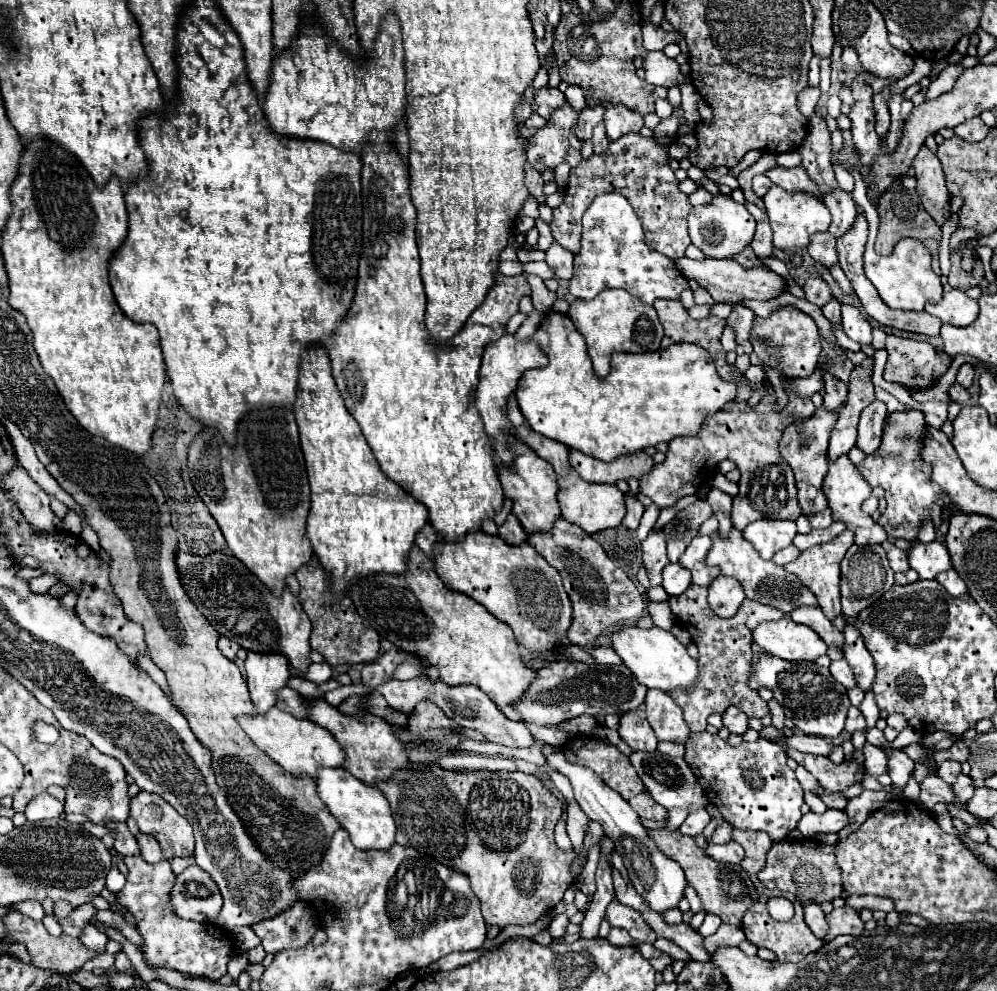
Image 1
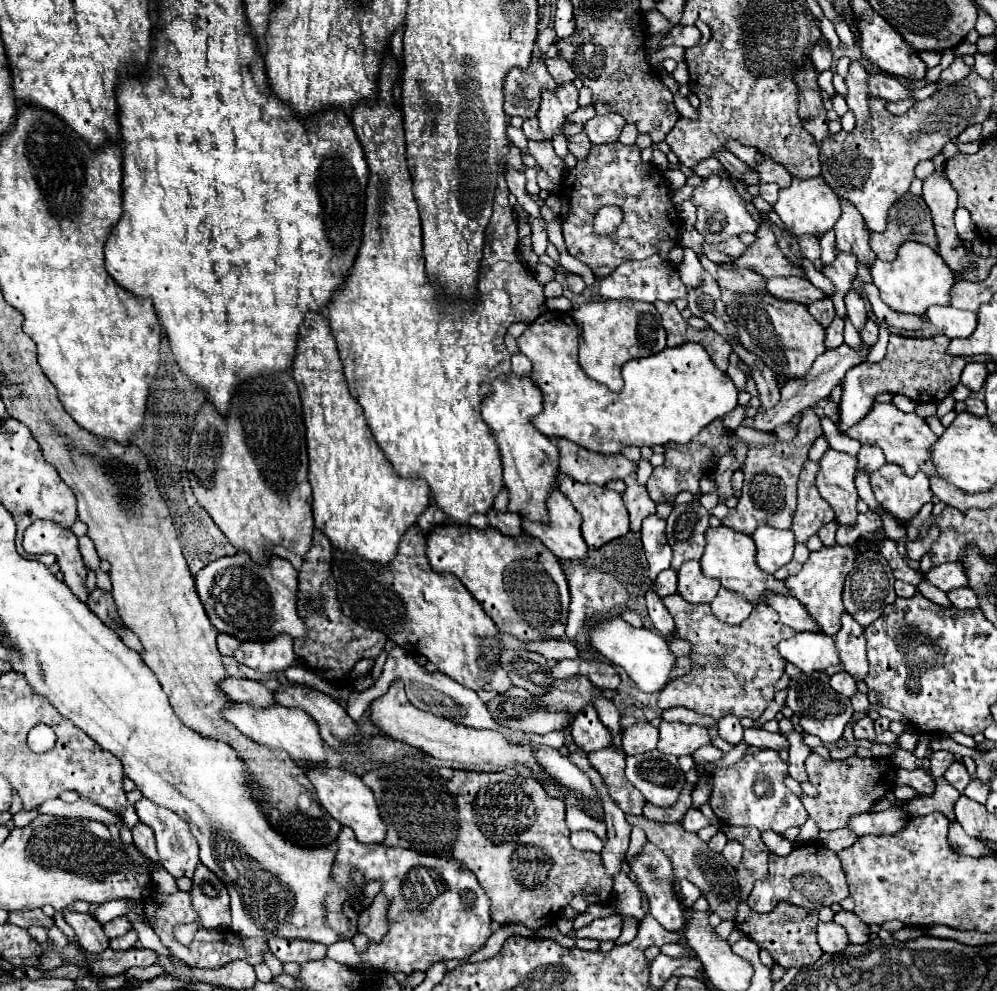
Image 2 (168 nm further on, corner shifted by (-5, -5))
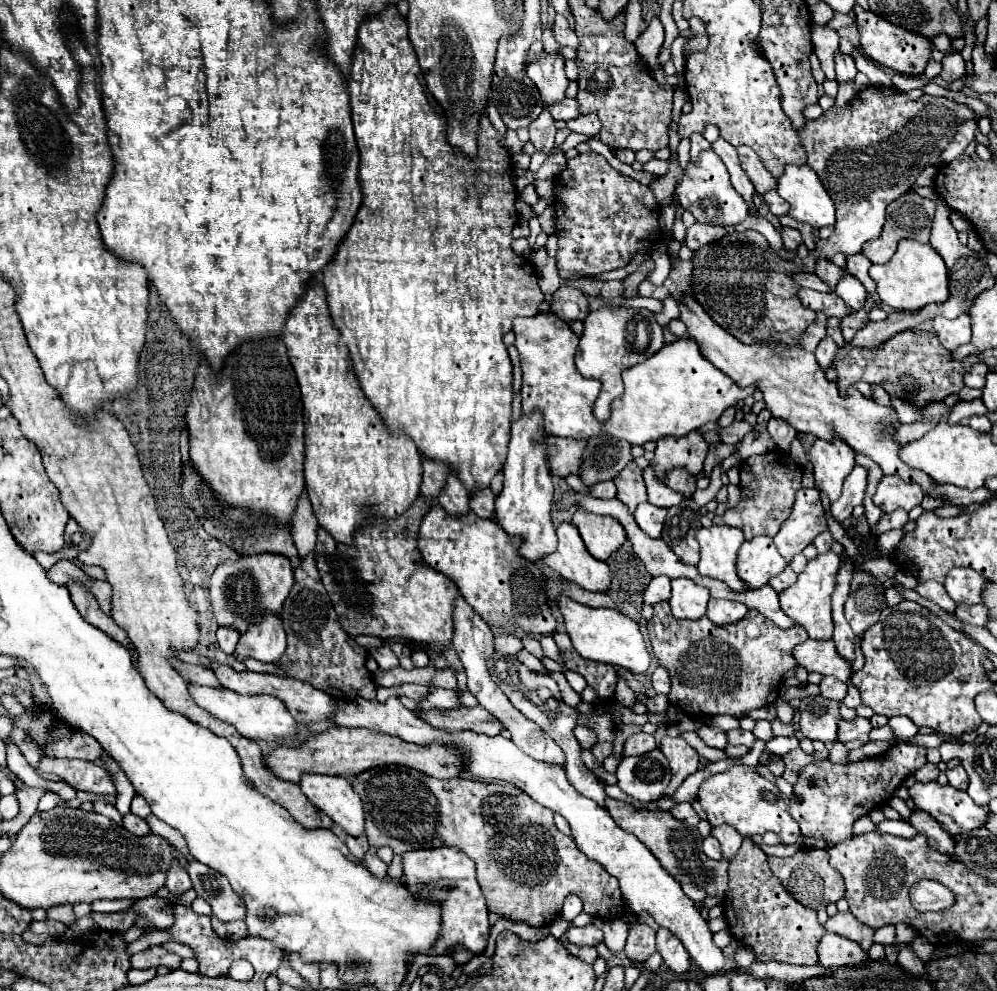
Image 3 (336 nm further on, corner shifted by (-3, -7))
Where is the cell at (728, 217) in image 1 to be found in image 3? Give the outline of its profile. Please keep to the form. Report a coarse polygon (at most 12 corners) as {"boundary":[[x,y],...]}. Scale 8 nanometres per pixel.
{"boundary":[[713,150],[687,164],[675,194],[705,226],[749,214]]}

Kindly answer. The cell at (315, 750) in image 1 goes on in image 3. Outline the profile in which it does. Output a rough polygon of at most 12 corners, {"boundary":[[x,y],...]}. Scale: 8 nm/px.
{"boundary":[[189,684],[193,700],[249,740],[283,742],[297,722],[273,696]]}

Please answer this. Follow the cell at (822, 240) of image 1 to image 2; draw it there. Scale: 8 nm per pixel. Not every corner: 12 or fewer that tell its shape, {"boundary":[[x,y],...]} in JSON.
{"boundary":[[799,236],[801,254],[819,260],[821,246],[817,236]]}

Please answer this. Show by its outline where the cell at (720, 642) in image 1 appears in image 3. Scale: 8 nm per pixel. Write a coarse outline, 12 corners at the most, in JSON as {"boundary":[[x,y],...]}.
{"boundary":[[749,610],[647,624],[669,702],[693,716],[771,706],[809,638]]}

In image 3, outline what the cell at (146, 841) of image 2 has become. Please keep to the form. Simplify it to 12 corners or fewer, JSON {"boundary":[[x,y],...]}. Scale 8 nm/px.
{"boundary":[[131,814],[123,816],[121,826],[131,834],[149,834],[143,818]]}

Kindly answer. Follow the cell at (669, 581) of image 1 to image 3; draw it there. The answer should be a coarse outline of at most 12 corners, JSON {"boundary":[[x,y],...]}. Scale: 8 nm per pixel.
{"boundary":[[657,576],[643,592],[645,604],[657,604],[671,596],[671,580]]}

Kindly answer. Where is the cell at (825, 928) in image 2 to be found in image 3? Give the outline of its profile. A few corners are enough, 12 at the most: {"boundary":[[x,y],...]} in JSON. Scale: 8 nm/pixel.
{"boundary":[[827,932],[819,942],[825,968],[859,966],[867,952]]}

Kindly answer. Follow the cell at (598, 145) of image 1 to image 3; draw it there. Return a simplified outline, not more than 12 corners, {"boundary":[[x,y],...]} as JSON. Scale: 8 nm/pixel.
{"boundary":[[581,114],[567,128],[585,136],[599,136],[597,114]]}

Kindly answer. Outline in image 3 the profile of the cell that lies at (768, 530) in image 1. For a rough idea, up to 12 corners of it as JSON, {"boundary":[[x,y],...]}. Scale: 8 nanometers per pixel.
{"boundary":[[769,536],[747,540],[737,552],[737,574],[749,588],[783,572]]}

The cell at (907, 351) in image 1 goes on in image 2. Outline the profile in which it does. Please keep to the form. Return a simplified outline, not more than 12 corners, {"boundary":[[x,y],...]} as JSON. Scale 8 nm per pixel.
{"boundary":[[891,334],[877,364],[843,380],[839,432],[863,420],[881,392],[941,402],[971,358],[949,338]]}

